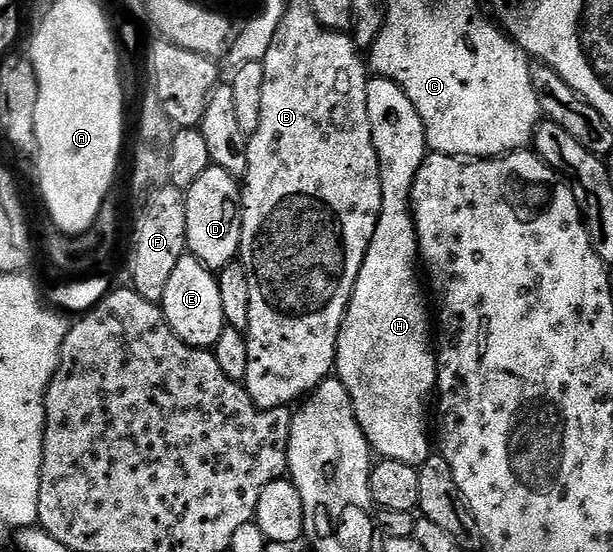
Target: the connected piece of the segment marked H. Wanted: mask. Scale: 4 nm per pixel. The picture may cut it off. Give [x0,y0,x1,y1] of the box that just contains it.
[335,76,437,467]

